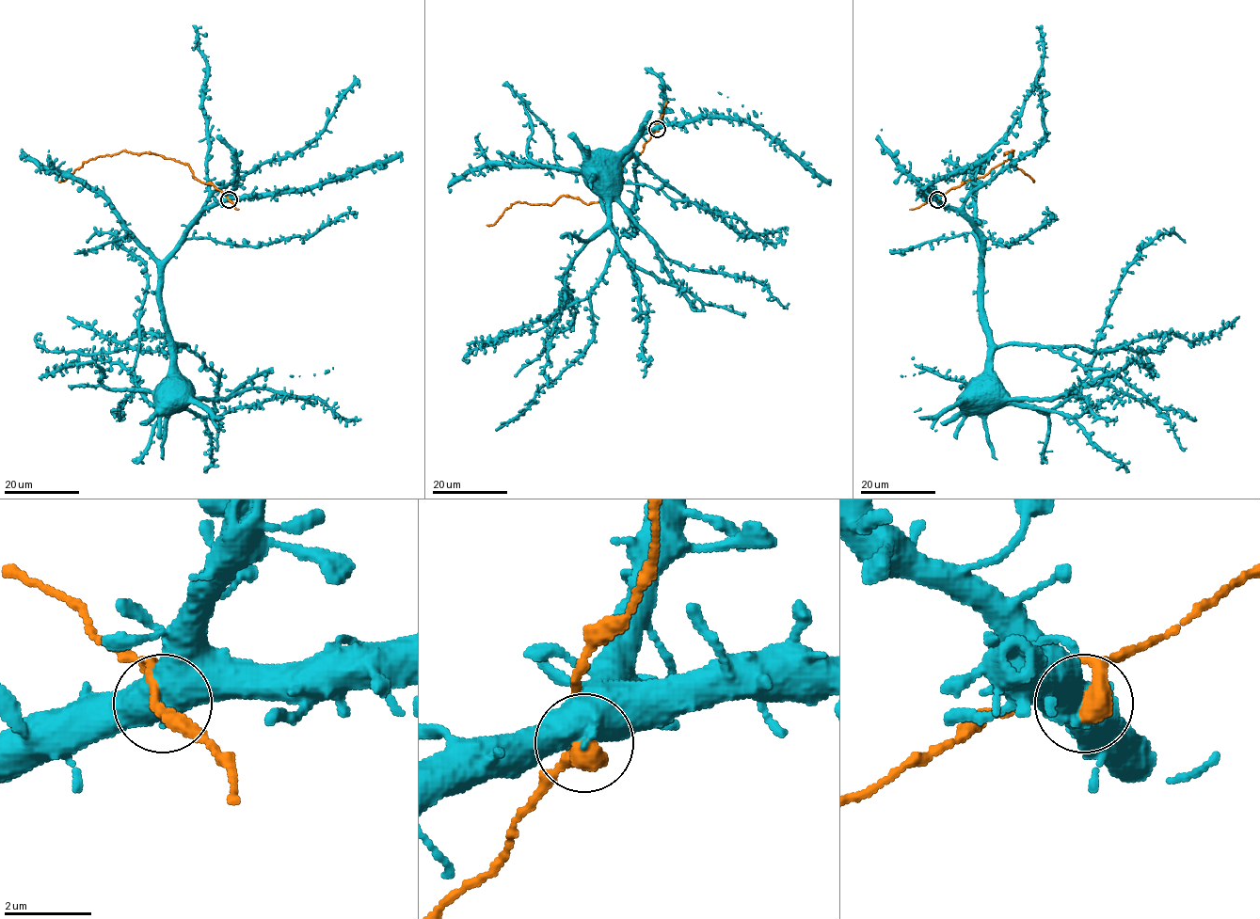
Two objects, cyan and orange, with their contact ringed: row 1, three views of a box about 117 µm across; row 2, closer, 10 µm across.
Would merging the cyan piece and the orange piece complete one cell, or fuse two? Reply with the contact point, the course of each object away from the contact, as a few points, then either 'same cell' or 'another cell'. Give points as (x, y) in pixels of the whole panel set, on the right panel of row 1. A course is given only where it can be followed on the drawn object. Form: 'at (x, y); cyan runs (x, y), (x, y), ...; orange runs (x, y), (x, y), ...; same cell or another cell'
at (937, 199); cyan runs (937, 199), (981, 245), (991, 373), (1010, 400), (1045, 411), (1088, 375), (1140, 250), (1165, 233), (1185, 243); orange runs (937, 199), (953, 187), (984, 177), (1011, 158), (1012, 155), (1004, 153), (1012, 150), (1010, 160), (1033, 182); same cell

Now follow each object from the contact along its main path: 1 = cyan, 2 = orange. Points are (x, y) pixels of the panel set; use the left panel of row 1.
1: (229, 199), (205, 210), (164, 266), (179, 400), (166, 411), (134, 375), (146, 265), (109, 233), (87, 243)
2: (229, 199), (212, 184), (193, 177), (187, 165), (148, 152), (122, 150), (100, 156), (58, 182)

